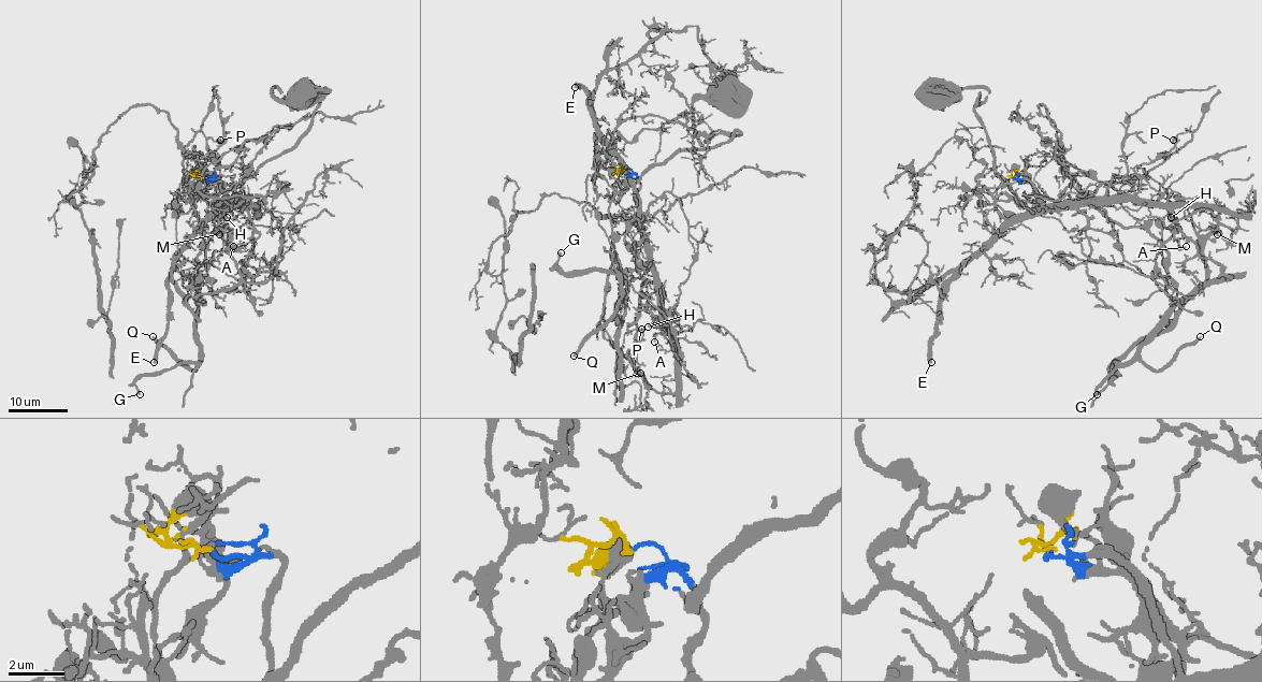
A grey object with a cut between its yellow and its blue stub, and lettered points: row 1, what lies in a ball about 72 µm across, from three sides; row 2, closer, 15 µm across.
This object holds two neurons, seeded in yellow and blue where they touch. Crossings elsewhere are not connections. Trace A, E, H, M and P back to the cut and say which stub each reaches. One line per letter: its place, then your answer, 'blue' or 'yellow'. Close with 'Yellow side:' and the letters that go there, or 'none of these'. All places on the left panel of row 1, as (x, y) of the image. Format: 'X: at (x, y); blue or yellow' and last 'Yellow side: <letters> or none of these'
A: at (233, 246); blue
E: at (154, 362); blue
H: at (227, 217); blue
M: at (219, 234); blue
P: at (220, 140); blue
Yellow side: none of these

